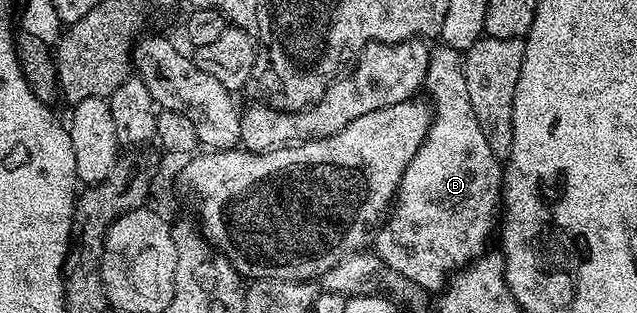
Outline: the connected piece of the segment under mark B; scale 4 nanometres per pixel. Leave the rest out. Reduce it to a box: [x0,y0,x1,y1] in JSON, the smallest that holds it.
[372,44,504,291]

